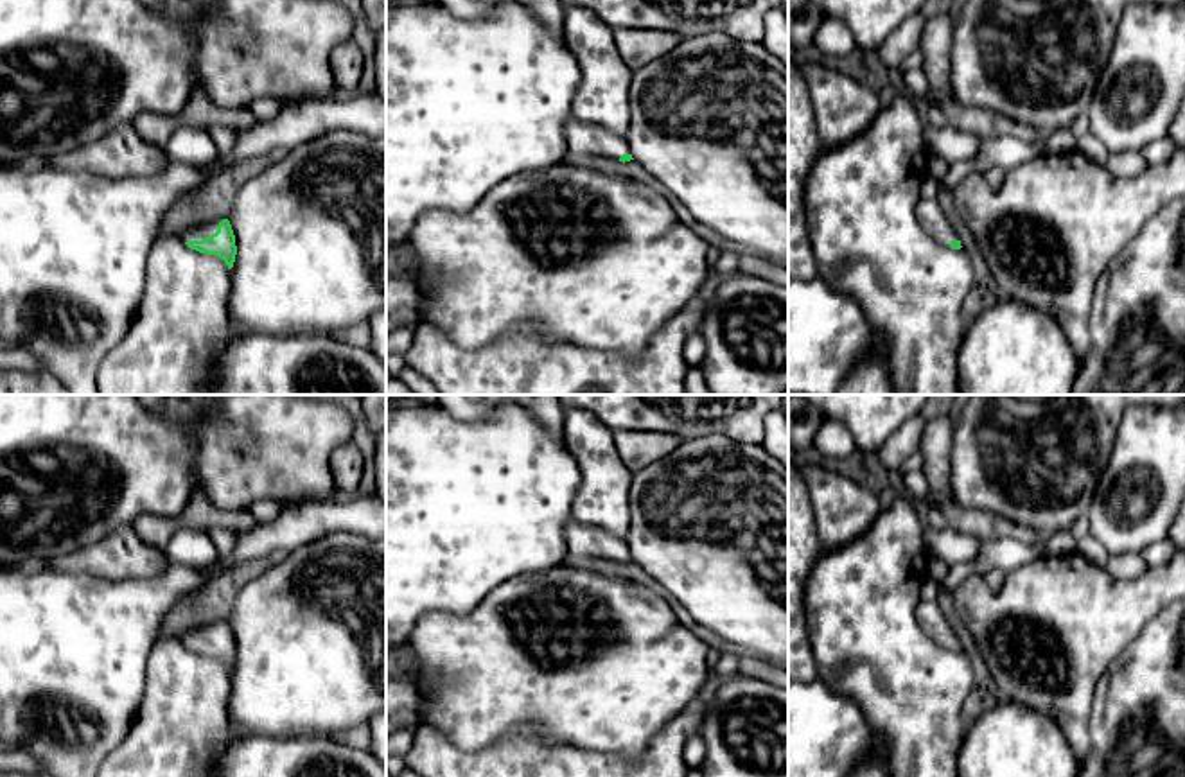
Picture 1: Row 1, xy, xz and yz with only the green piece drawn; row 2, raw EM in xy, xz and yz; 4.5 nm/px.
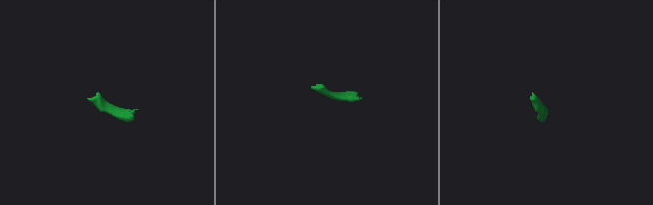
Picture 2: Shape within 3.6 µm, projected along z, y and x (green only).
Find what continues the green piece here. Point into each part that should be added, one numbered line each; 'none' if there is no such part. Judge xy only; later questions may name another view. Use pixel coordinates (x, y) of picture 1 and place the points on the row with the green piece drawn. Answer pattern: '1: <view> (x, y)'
1: xy (203, 228)

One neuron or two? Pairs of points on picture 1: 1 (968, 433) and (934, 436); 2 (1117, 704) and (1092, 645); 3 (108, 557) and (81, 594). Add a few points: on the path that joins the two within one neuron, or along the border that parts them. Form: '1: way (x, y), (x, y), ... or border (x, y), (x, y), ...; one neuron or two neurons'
1: border (948, 415), (952, 442), (947, 476); two neurons
2: border (1133, 641), (1103, 673), (1094, 691), (1090, 711); two neurons
3: border (54, 569), (103, 578), (139, 576); two neurons

